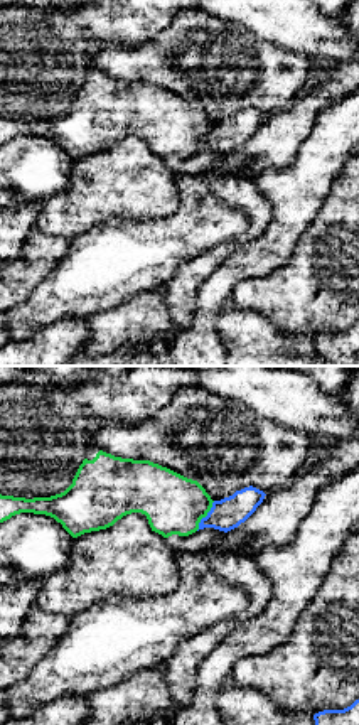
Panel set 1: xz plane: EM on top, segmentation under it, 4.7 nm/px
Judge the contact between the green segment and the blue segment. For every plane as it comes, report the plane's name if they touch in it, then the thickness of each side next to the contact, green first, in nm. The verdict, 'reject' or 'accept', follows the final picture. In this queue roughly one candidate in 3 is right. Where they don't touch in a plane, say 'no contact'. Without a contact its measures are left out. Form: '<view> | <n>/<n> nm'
xz | 280/150 nm

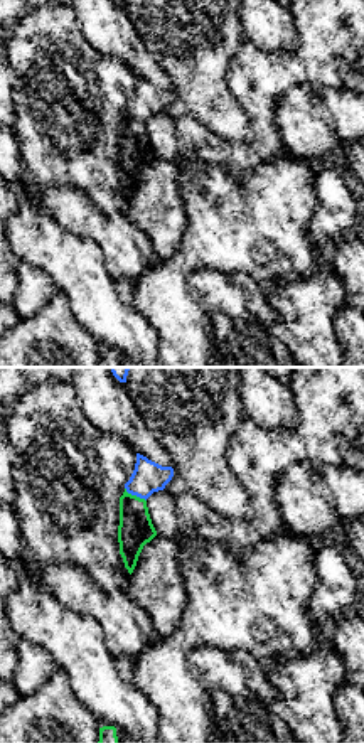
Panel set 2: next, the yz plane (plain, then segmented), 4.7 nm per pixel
yz | 170/150 nm

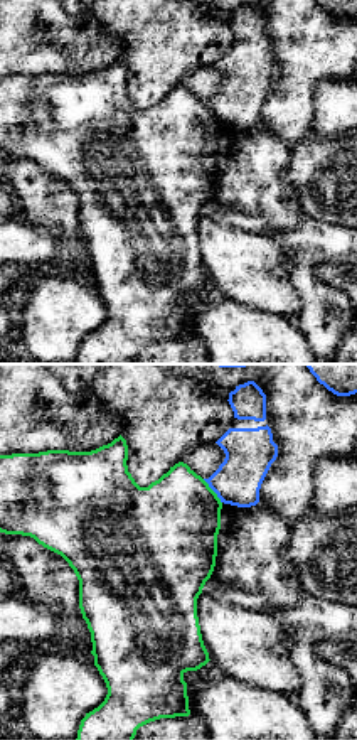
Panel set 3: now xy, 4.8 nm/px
xy | 440/220 nm

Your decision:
reject

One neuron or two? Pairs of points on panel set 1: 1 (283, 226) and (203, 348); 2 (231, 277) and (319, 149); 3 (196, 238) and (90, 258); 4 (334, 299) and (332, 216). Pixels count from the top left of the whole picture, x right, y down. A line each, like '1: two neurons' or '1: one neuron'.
1: one neuron
2: one neuron
3: one neuron
4: one neuron

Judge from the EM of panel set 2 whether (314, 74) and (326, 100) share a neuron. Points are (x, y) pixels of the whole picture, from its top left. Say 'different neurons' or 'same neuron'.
different neurons

